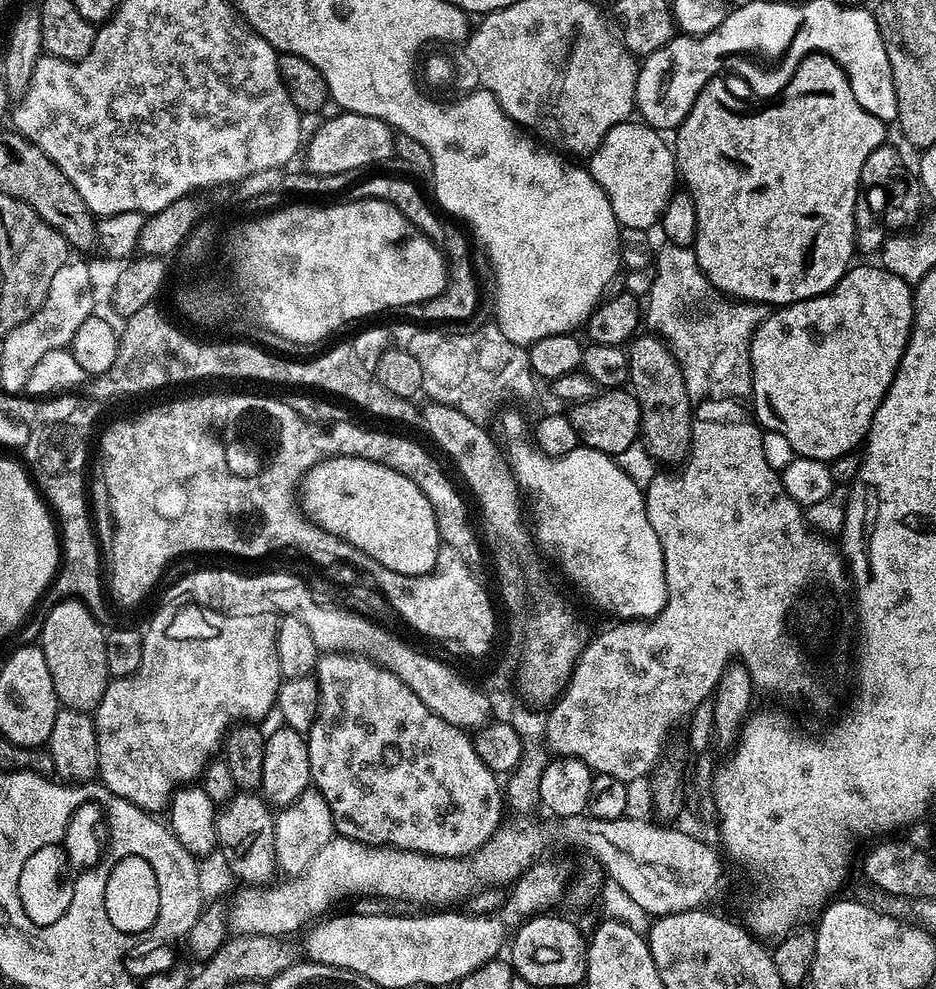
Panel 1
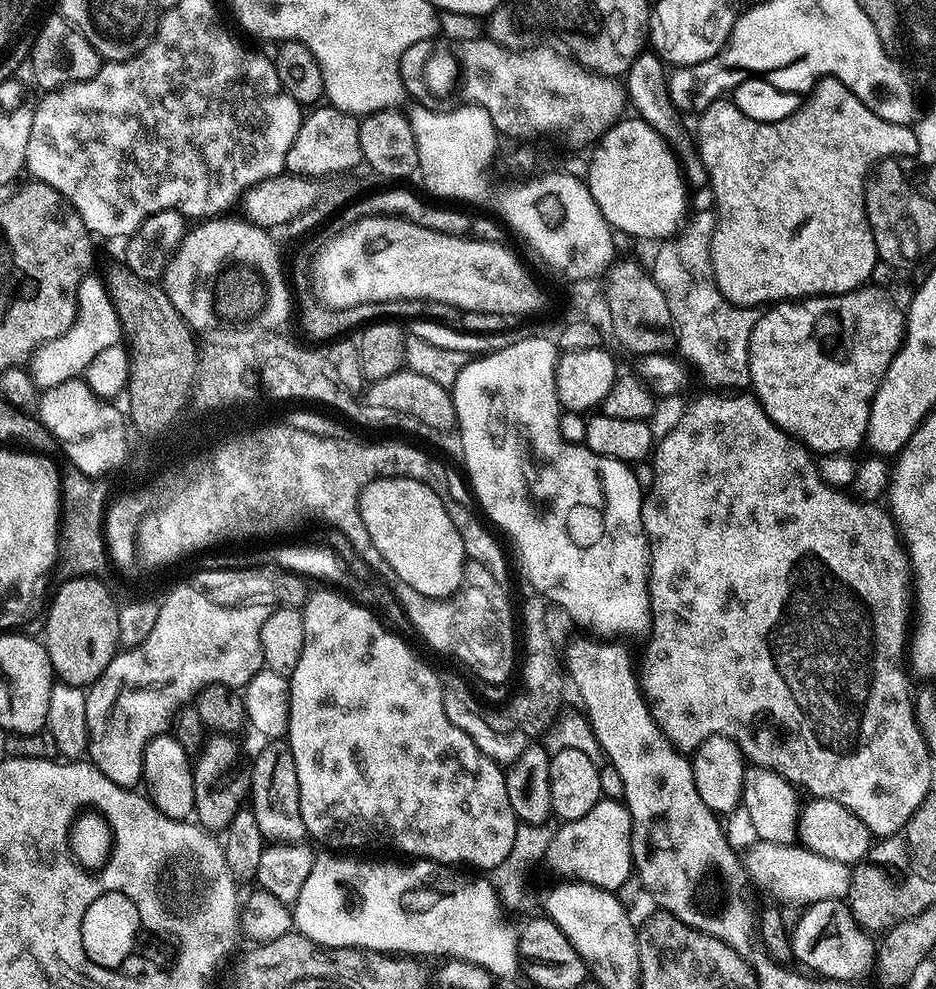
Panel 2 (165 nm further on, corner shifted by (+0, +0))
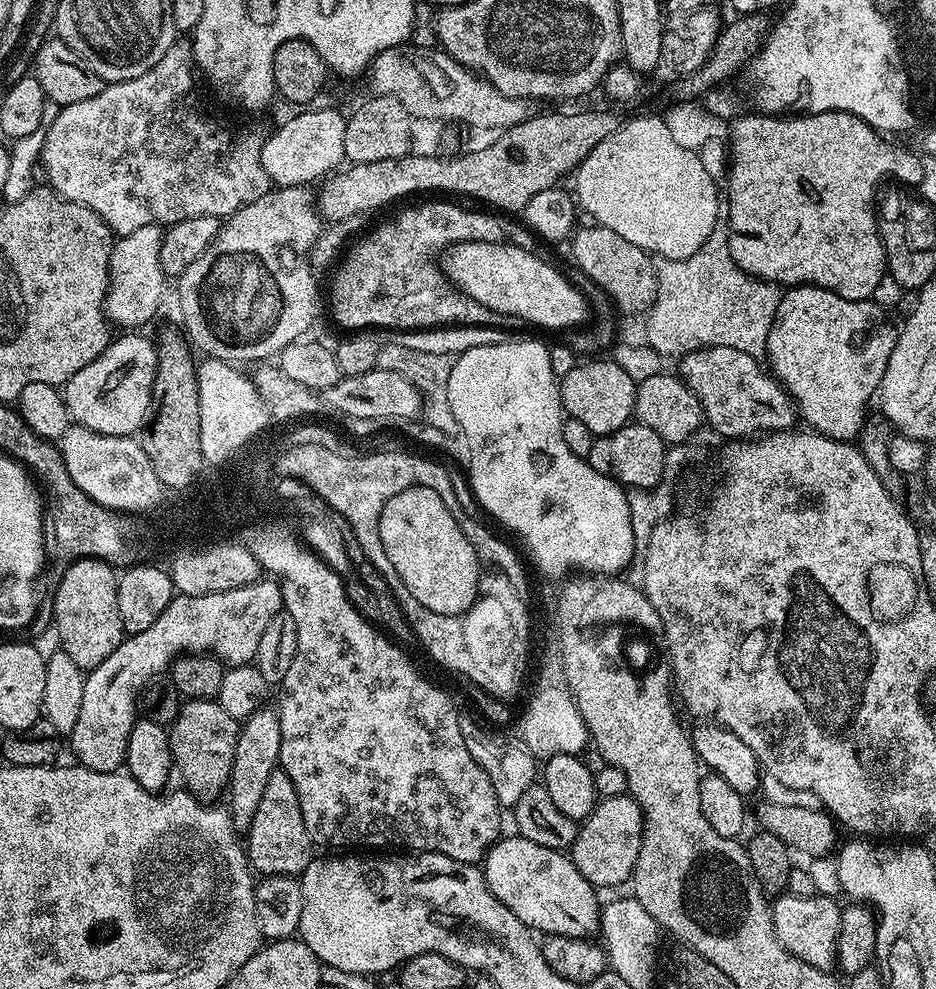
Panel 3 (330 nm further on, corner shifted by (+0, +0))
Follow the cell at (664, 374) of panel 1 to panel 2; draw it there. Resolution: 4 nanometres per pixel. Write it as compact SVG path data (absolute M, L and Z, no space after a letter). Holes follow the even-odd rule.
M624 258L619 262L611 265L610 271L607 273L606 291L608 296L608 312L611 316L611 323L616 328L616 336L620 339L620 344L624 348L629 348L635 354L643 354L645 352L659 352L668 350L674 344L674 325L672 315L670 314L670 306L666 306L666 298L662 294L662 290L658 290L658 286L652 280L651 275L640 264L635 264L632 260Z

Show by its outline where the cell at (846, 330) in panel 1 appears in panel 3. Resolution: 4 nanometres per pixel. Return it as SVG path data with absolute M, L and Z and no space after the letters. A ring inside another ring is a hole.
M802 284L799 286L792 286L787 289L780 297L780 305L776 311L774 322L770 326L770 334L768 335L768 351L766 353L766 364L770 369L771 375L775 376L777 380L783 384L784 389L787 390L788 395L791 396L793 404L796 406L799 419L805 420L807 427L811 431L818 432L822 436L829 436L835 440L847 440L849 442L855 441L860 434L860 428L864 424L866 417L866 410L864 406L868 399L875 397L880 390L880 383L886 374L886 362L890 362L890 354L896 345L896 337L898 335L897 329L892 329L892 324L888 321L889 313L879 307L879 305L872 302L871 299L866 300L847 300L842 298L838 293L831 292L825 288L815 288L812 284Z

